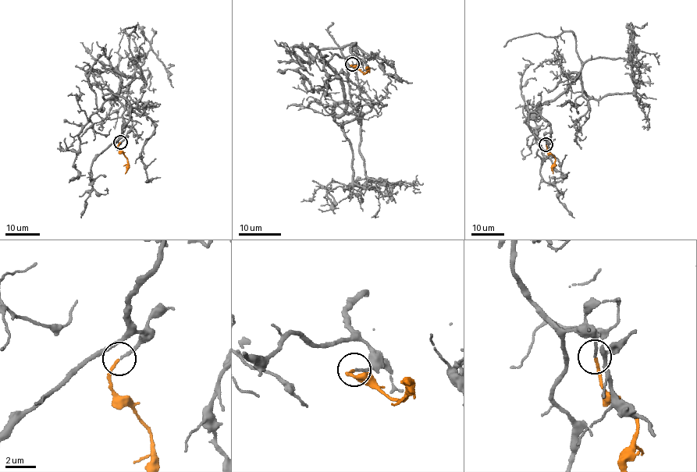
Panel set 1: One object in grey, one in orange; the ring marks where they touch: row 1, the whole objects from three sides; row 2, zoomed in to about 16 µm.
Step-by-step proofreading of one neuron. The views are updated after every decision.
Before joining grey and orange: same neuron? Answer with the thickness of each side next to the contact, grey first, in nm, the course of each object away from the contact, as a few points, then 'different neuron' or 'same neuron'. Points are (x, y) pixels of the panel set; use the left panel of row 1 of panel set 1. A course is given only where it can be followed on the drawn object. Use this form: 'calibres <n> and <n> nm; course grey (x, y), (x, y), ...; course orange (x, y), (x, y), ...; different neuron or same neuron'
calibres 160 and 180 nm; course grey (121, 143), (130, 104), (104, 97), (116, 95), (114, 68), (132, 79), (115, 100), (120, 75), (80, 42); course orange (119, 143), (118, 147), (127, 158), (127, 170), (125, 174); same neuron

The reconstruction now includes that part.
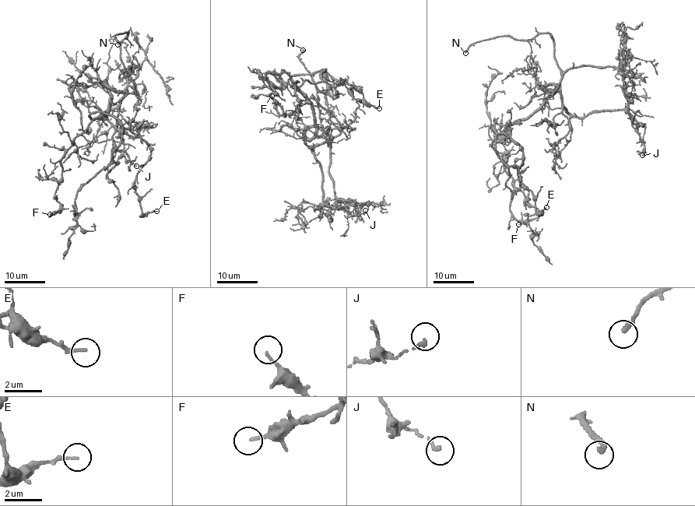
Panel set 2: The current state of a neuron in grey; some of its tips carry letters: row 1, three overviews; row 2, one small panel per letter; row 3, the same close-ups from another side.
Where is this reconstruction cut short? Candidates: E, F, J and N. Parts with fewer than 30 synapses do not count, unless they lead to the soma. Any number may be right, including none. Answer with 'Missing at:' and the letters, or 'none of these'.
Missing at: N

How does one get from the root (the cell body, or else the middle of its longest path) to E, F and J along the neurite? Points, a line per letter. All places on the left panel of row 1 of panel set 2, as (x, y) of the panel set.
E: (108, 107), (105, 114), (89, 116), (111, 114), (146, 142), (150, 158), (134, 187), (142, 213), (156, 211)
F: (108, 107), (74, 138), (61, 160), (62, 177), (55, 180), (54, 195), (61, 209), (50, 214)
J: (108, 107), (110, 91), (102, 82), (124, 93), (101, 117), (107, 114), (121, 134), (124, 156), (136, 166)

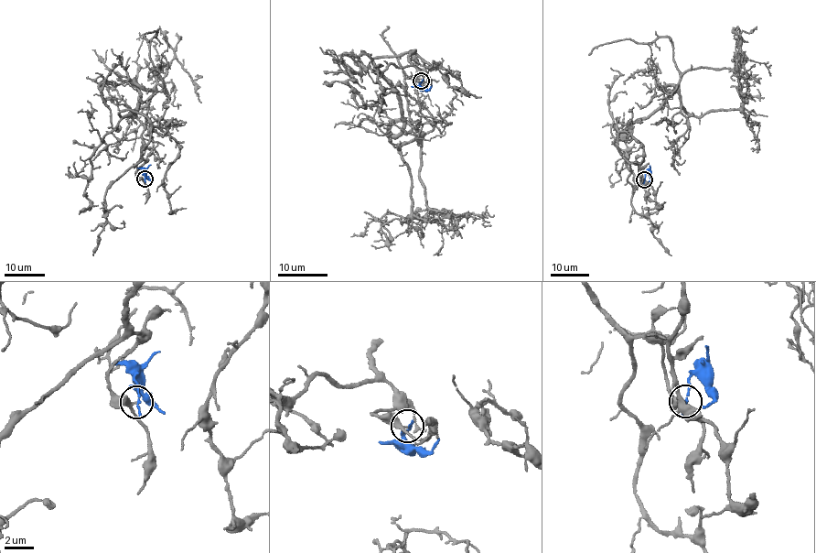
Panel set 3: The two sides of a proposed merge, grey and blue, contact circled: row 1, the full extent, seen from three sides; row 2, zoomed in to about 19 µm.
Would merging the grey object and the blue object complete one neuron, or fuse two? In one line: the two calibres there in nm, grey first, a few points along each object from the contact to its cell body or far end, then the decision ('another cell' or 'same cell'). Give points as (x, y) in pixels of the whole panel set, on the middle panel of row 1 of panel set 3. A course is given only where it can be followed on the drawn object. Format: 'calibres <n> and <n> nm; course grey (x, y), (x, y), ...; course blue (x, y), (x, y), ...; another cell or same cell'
calibres 240 and 180 nm; course grey (422, 81), (414, 50), (375, 57), (391, 131), (421, 134), (400, 149), (419, 217), (351, 236); course blue (422, 81), (420, 85), (427, 89), (432, 85); another cell

